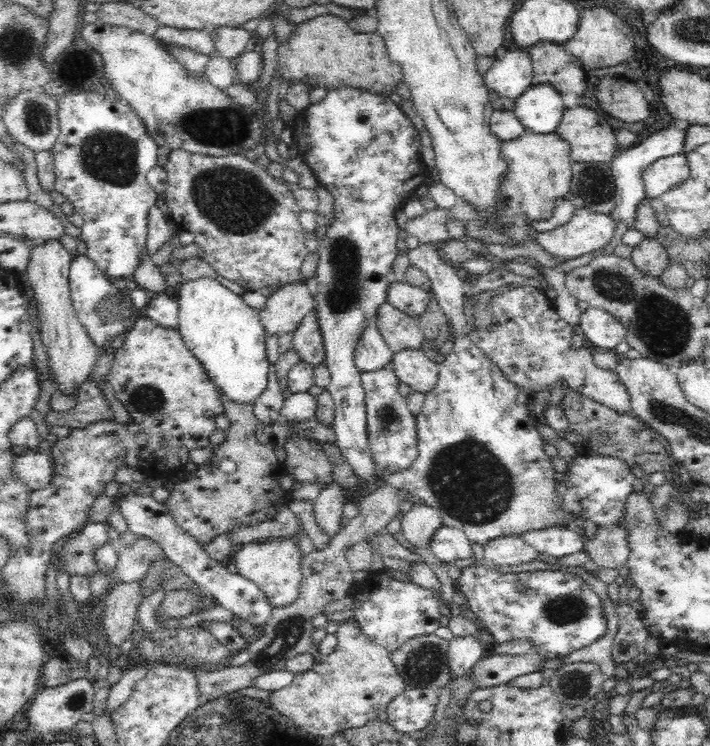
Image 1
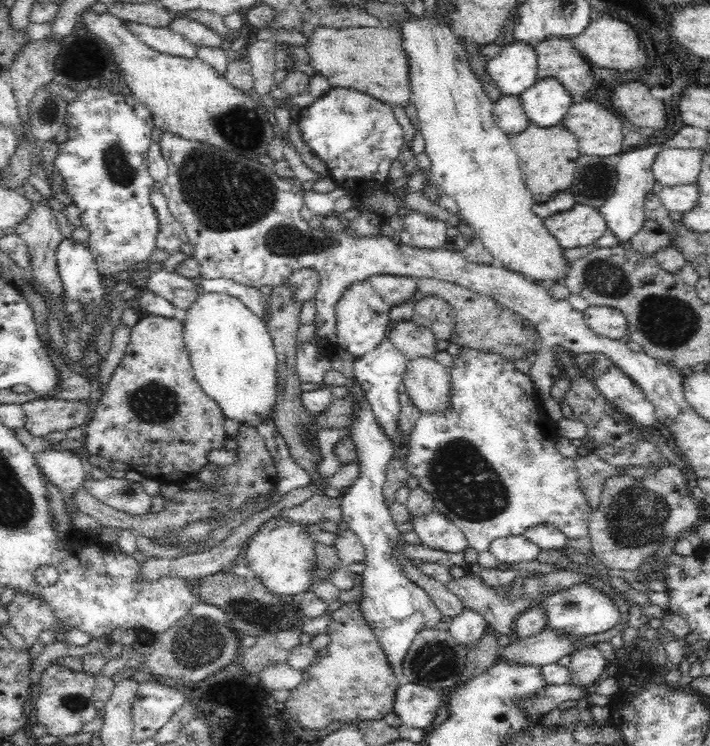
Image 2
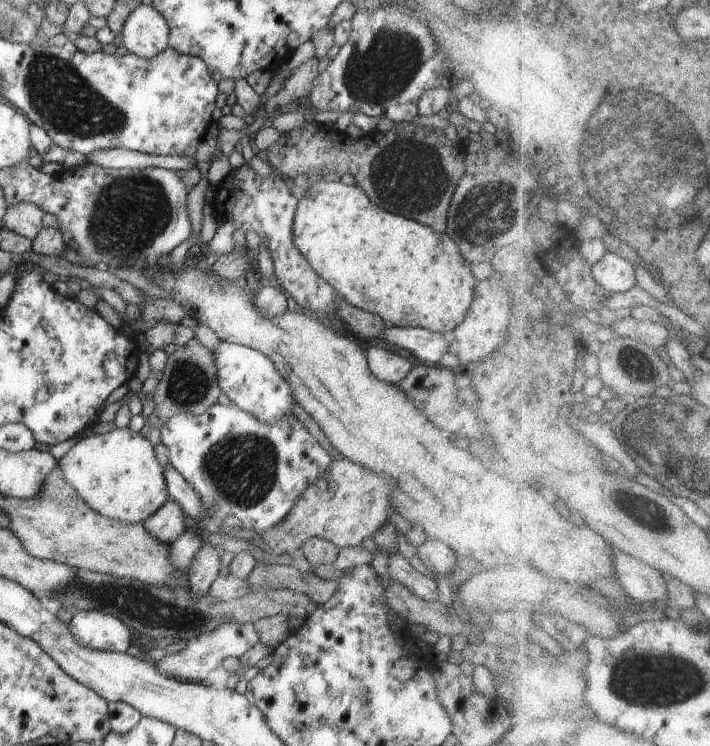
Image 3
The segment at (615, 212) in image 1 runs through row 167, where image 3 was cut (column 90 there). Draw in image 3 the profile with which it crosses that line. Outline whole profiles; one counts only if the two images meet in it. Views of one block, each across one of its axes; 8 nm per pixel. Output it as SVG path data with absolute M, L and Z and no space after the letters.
M76 611L67 628L82 647L93 650L126 653L135 638L126 624L101 611Z

